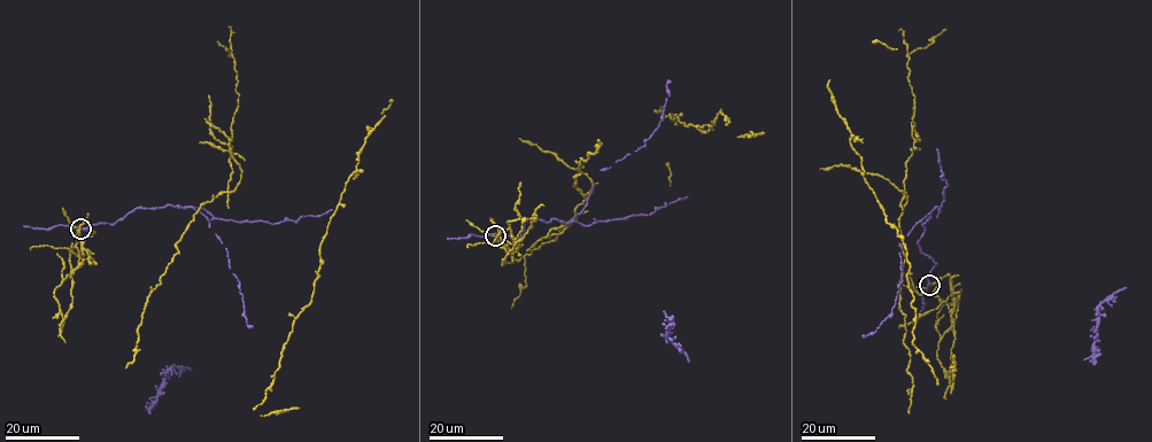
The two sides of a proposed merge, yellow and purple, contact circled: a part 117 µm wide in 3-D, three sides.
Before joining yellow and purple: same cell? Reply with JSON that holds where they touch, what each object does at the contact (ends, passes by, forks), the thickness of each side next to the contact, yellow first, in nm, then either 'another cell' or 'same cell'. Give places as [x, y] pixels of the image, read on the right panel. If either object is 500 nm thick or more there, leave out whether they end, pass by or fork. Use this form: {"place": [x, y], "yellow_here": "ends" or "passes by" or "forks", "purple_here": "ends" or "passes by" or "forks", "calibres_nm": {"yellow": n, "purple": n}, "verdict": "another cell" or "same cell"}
{"place": [929, 285], "yellow_here": "passes by", "purple_here": "passes by", "calibres_nm": {"yellow": 220, "purple": 150}, "verdict": "another cell"}

